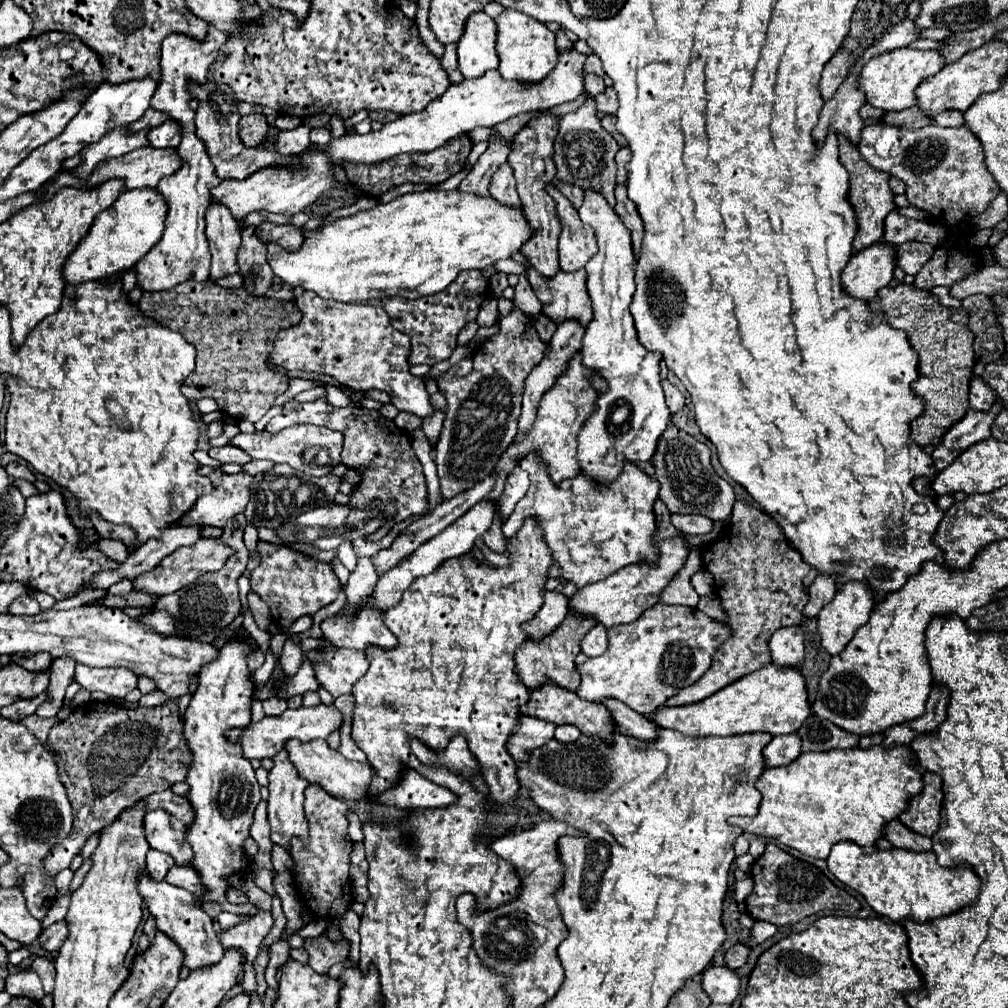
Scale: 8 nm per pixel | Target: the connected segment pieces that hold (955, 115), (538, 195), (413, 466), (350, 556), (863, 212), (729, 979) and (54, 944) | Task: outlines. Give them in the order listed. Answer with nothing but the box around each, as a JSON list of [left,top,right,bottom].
[[934,110,964,128],[508,112,560,278],[266,398,428,522],[338,543,358,572],[838,136,896,250],[702,966,740,1004],[38,922,66,952]]

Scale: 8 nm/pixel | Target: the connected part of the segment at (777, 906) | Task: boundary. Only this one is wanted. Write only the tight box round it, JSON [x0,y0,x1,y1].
[746,842,860,926]

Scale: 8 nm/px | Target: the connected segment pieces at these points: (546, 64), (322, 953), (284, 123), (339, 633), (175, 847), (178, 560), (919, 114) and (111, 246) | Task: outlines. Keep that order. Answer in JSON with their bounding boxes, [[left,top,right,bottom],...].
[[496,8,558,84],[304,936,350,974],[274,114,302,130],[320,610,398,650],[144,810,192,866],[134,538,234,596],[884,106,932,128],[62,188,164,284]]

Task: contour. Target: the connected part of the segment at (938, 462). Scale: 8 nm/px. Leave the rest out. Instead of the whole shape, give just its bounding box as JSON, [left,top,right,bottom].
[932,402,1004,472]

